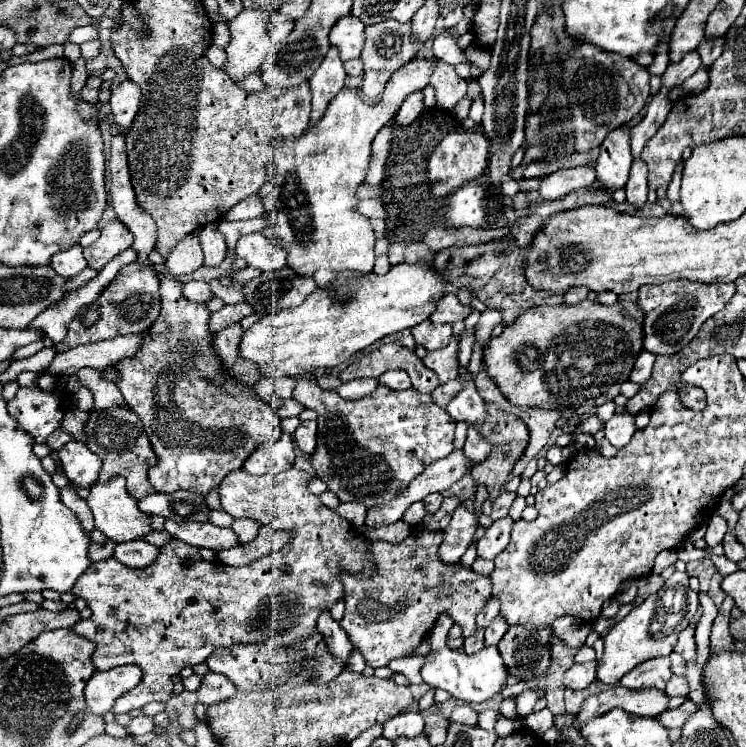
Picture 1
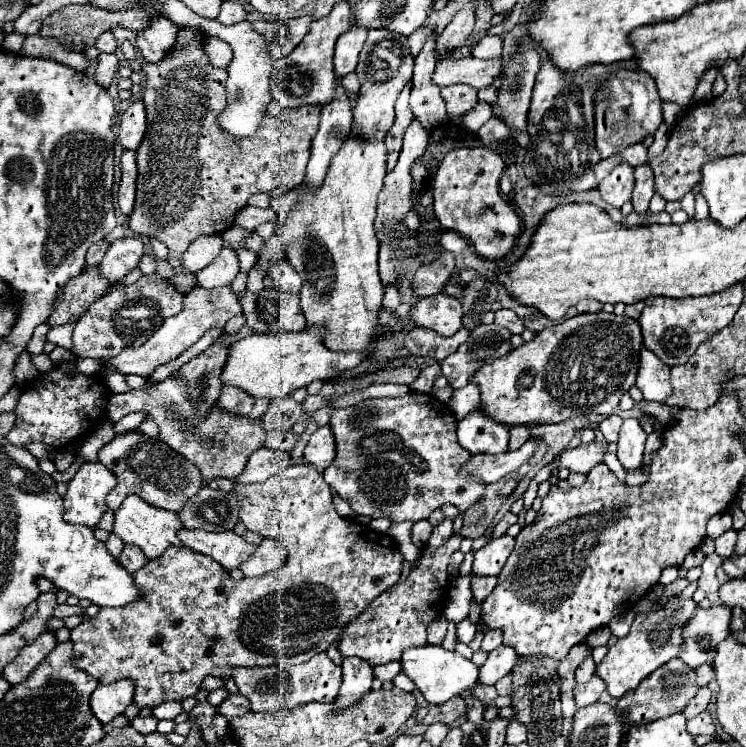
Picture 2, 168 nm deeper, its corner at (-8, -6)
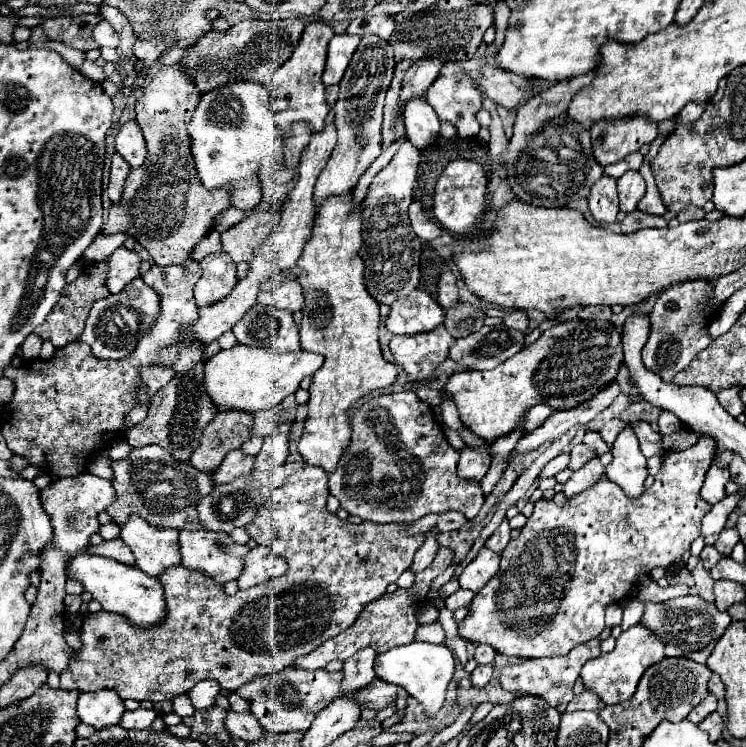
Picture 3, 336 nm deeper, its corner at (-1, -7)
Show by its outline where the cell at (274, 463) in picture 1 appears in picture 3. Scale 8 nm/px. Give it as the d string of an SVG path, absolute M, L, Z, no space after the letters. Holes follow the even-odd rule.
M242 449L230 451L214 473L214 483L232 483L238 477L250 475L254 469L254 457L246 455Z

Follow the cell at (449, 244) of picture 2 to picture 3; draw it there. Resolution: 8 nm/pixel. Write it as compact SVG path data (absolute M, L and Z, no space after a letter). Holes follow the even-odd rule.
M414 201L412 205L409 206L408 215L410 223L412 223L412 229L414 233L424 239L424 241L434 241L436 237L442 235L442 229L428 219L428 215L424 213L422 209L422 203L420 201Z

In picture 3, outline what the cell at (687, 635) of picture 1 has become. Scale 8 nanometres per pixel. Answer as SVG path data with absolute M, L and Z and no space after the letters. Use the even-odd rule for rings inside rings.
M686 595L686 597L676 597L664 603L646 603L642 623L652 627L660 639L666 643L666 657L686 657L696 663L706 663L710 657L716 641L722 637L726 627L730 625L730 615L722 613L716 609L714 603L706 603L698 595Z

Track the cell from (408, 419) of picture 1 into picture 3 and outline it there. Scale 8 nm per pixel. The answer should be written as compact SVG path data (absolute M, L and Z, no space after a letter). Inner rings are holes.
M400 391L370 397L350 415L350 445L344 449L336 471L328 473L328 489L340 501L340 507L372 523L410 523L428 513L442 513L448 509L460 511L466 519L474 519L484 503L484 493L478 481L468 481L458 475L460 451L454 449L436 419L434 409L420 401L414 391Z

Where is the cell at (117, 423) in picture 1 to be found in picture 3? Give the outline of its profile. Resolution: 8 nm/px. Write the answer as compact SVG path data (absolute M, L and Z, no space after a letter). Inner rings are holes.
M148 445L142 449L132 449L122 461L112 461L114 471L114 491L116 501L106 507L106 513L118 525L128 519L130 513L138 513L154 527L176 527L176 529L200 529L196 505L204 495L214 489L210 475L200 473L188 461L176 461L166 449L158 445Z

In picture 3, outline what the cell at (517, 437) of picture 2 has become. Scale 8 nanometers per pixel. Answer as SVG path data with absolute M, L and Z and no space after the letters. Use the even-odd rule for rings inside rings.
M544 405L532 407L532 409L526 413L526 421L524 421L524 429L522 429L522 431L524 431L524 433L534 431L534 427L538 427L550 413L552 413L550 407L544 407Z

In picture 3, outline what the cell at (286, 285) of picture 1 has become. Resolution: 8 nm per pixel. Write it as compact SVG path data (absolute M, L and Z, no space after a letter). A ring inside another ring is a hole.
M254 305L246 311L240 323L234 325L238 343L250 347L272 347L278 351L298 351L298 325L292 311Z

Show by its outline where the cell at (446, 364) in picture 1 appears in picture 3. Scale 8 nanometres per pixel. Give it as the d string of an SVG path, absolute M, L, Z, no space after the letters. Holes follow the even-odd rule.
M504 325L482 327L480 331L458 339L450 349L450 359L466 371L490 371L524 347L524 335Z

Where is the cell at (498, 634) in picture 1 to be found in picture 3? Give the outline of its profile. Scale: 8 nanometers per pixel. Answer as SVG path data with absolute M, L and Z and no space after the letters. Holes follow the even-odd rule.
M488 663L488 665L478 665L474 671L472 671L472 685L474 687L484 687L490 679L492 679L492 673L494 673L494 665Z

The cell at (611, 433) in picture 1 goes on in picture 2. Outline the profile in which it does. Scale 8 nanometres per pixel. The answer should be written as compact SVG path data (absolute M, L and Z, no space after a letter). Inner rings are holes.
M629 418L623 422L619 432L619 450L617 458L627 472L641 470L643 466L643 450L645 450L645 430L639 426L639 420Z

